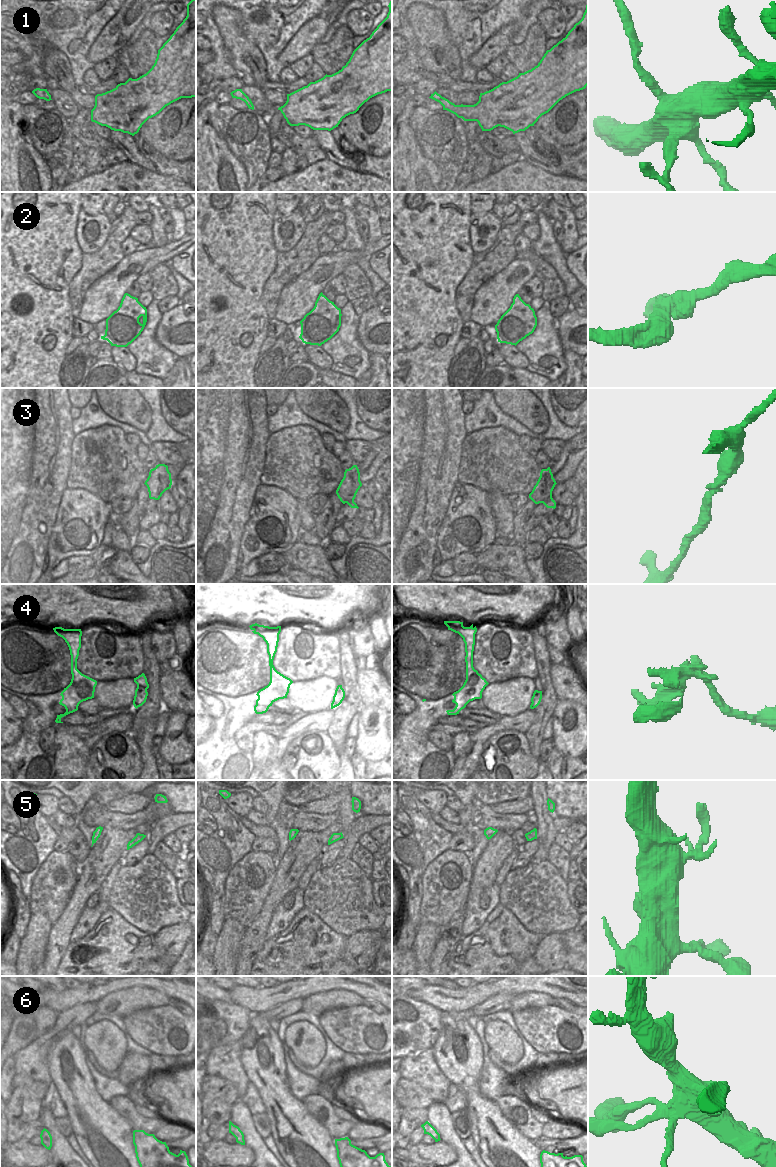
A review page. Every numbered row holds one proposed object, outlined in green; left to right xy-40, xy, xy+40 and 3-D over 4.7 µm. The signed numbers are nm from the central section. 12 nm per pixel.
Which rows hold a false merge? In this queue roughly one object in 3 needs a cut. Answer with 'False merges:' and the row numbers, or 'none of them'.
False merges: 1, 2, 4

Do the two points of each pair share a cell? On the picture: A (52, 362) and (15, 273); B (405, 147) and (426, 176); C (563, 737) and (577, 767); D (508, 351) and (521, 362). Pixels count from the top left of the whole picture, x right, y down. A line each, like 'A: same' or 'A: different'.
A: same
B: same
C: different
D: same

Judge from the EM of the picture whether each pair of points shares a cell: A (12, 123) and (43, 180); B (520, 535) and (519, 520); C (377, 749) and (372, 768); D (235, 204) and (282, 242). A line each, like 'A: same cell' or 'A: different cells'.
A: same cell
B: same cell
C: different cells
D: different cells

